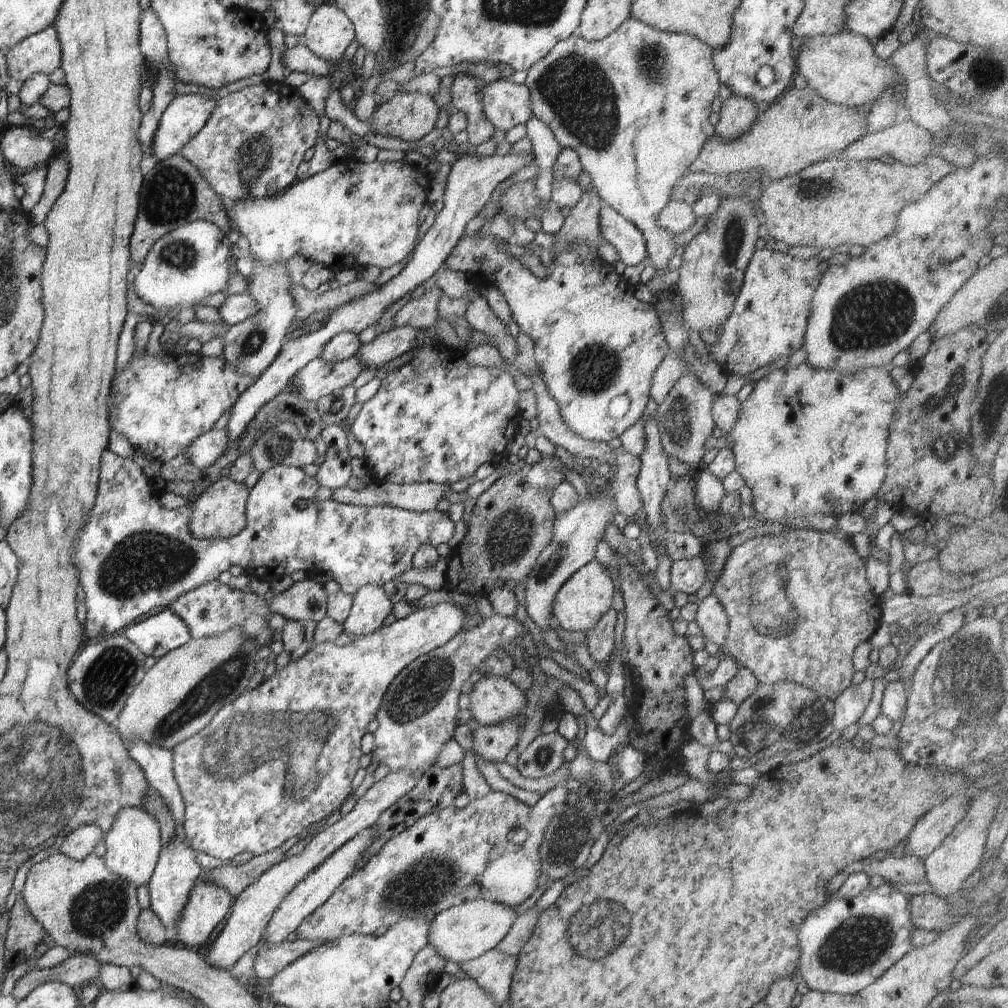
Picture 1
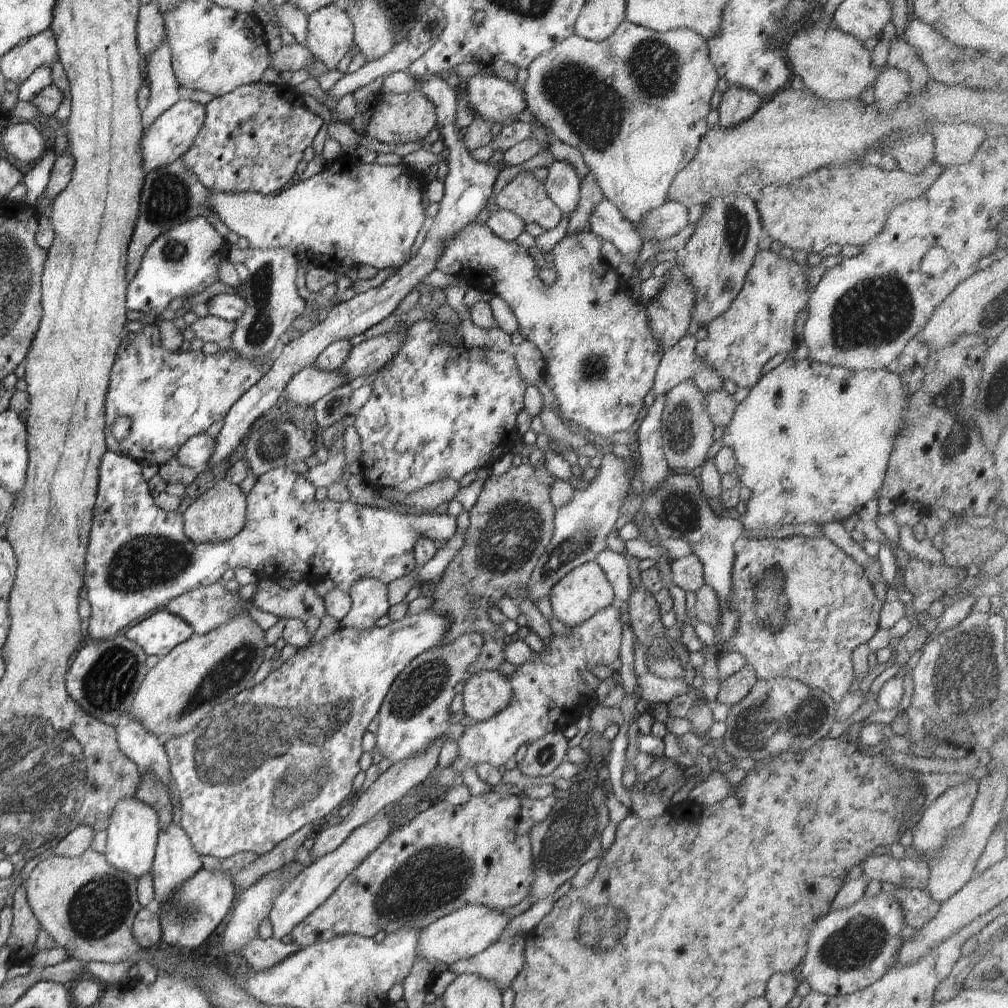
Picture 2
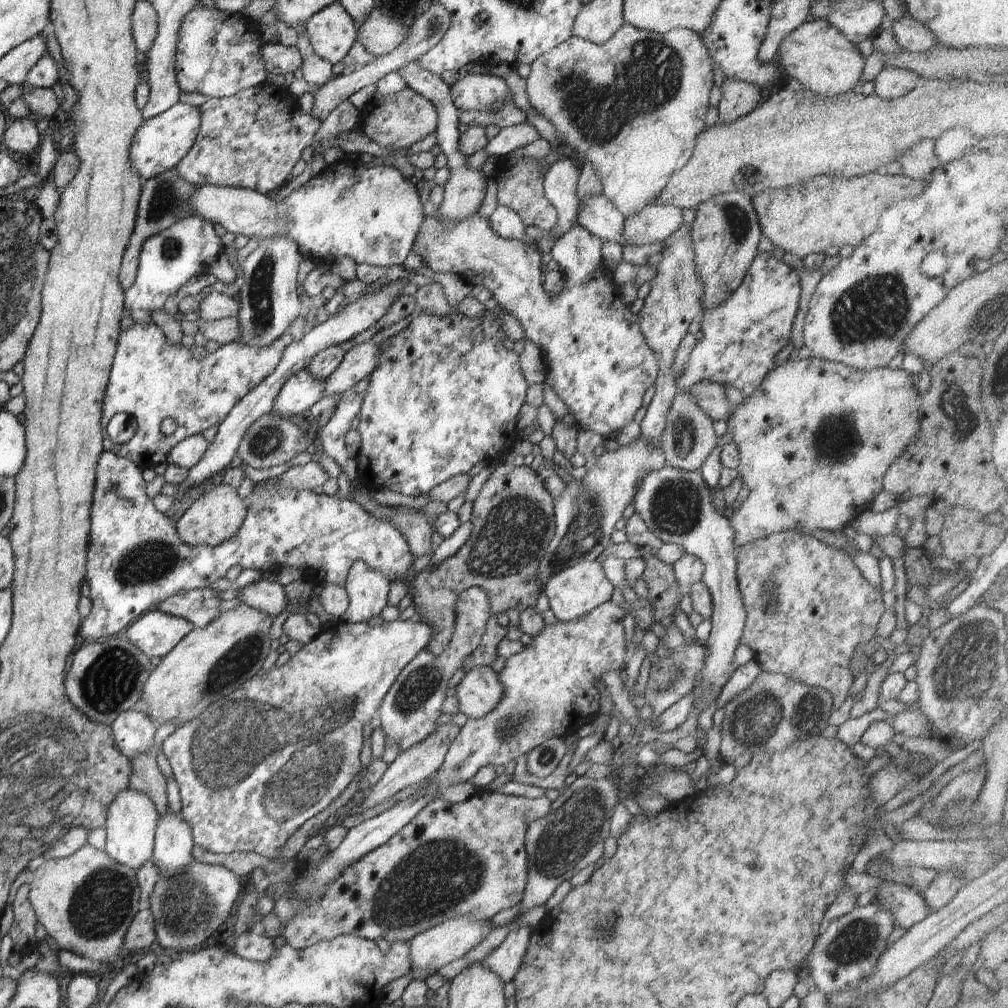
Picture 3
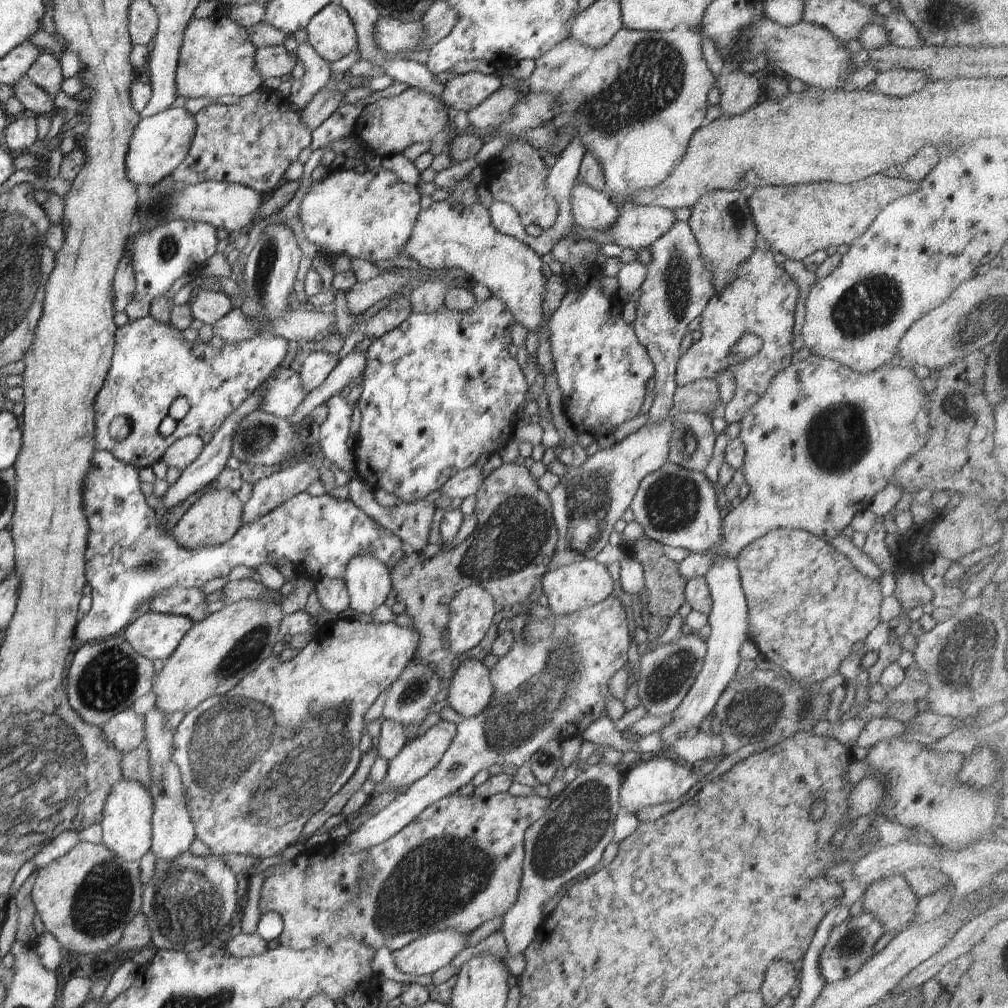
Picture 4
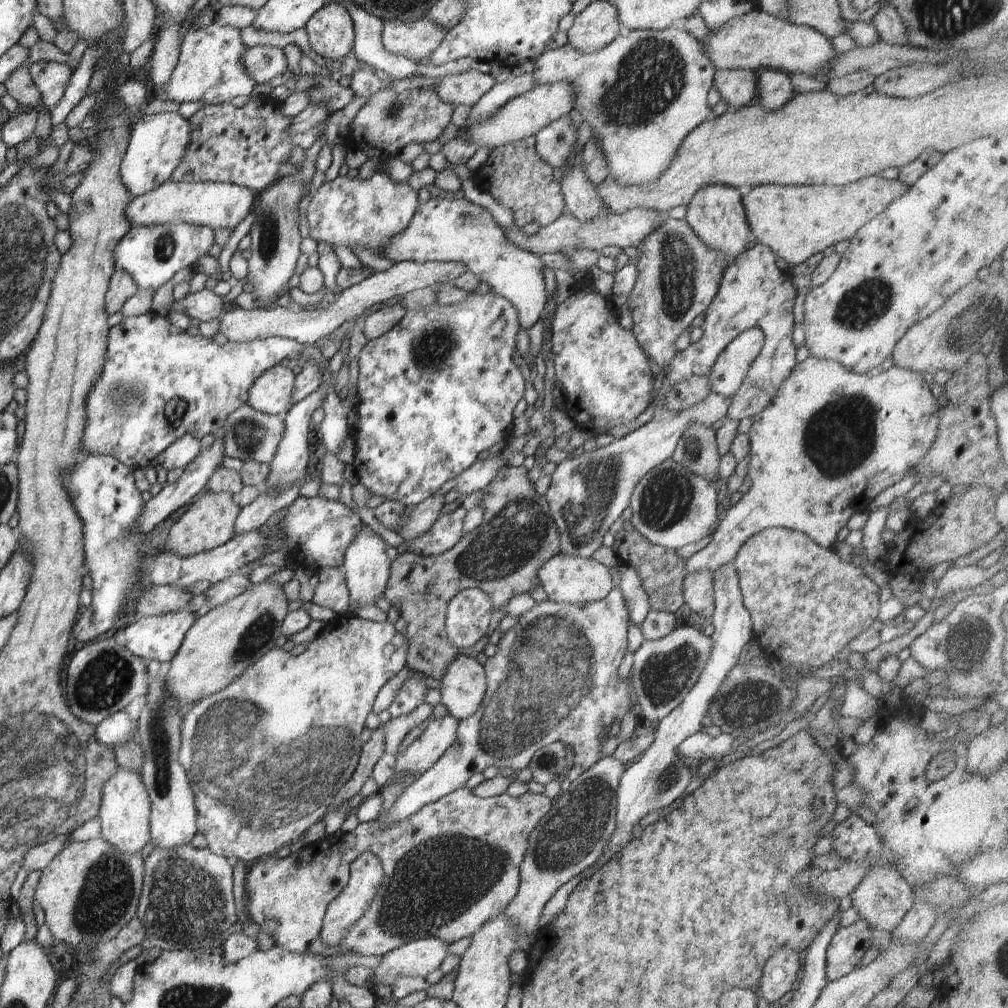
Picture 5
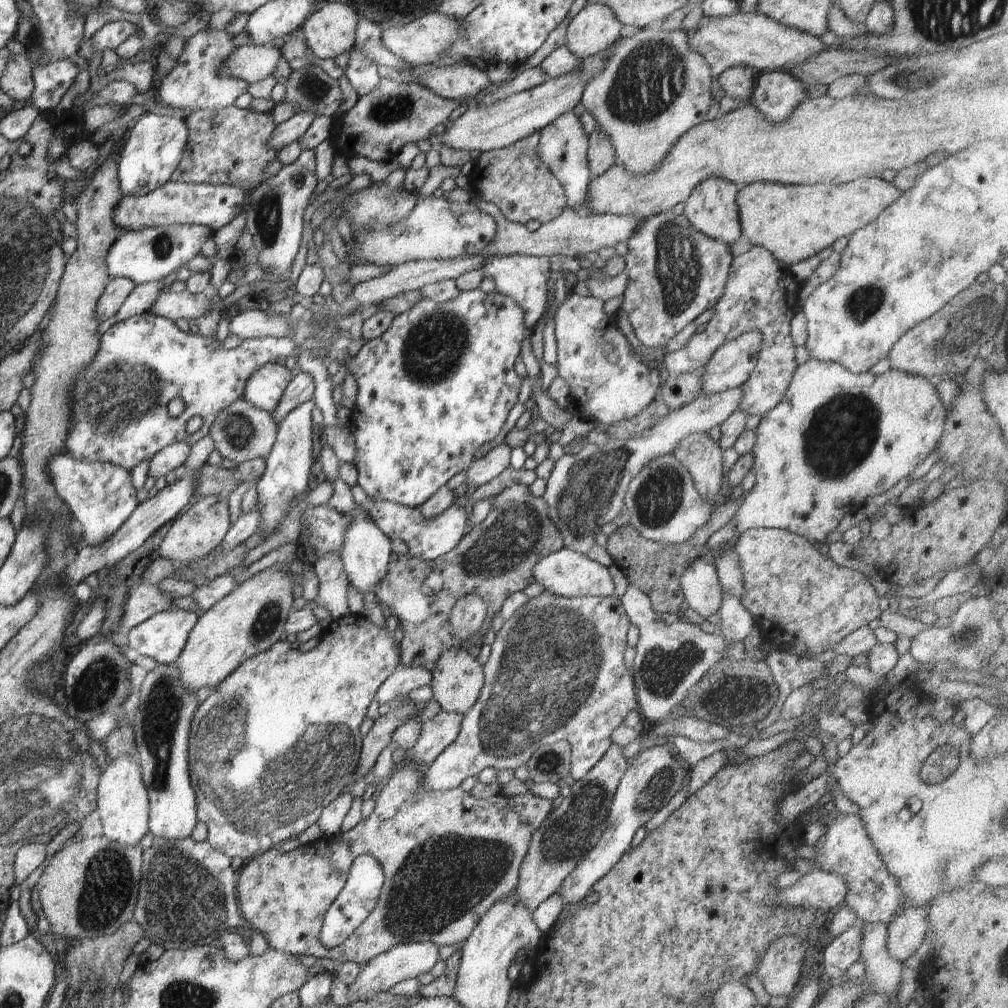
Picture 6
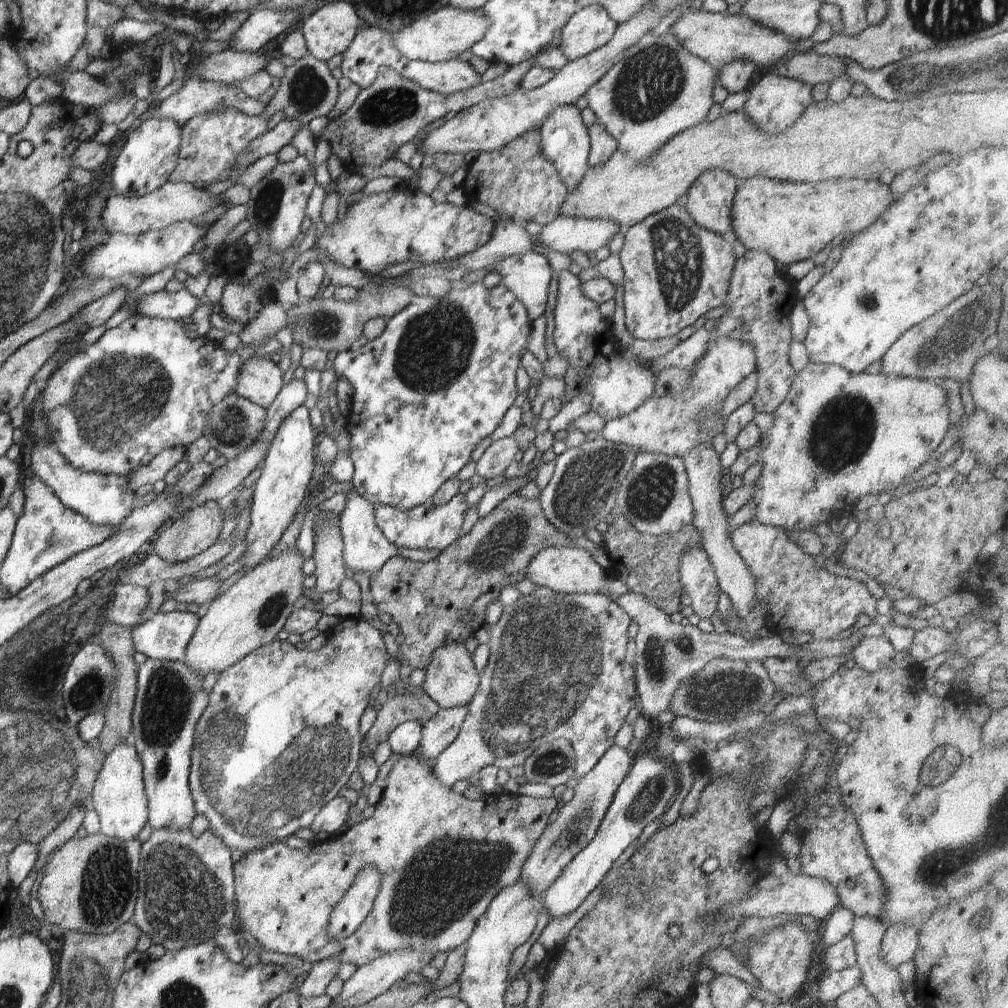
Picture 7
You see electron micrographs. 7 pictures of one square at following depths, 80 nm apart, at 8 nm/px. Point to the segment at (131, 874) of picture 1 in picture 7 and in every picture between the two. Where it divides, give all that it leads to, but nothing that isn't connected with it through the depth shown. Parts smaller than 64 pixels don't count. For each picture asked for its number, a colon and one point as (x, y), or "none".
2: (133, 830)
3: (132, 818)
4: (127, 818)
5: (125, 809)
6: (122, 802)
7: (118, 796)

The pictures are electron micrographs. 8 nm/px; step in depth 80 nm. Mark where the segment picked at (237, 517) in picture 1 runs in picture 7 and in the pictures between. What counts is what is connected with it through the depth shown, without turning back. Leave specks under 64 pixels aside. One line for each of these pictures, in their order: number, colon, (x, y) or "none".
2: (218, 514)
3: (215, 517)
4: (214, 518)
5: (209, 522)
6: (196, 532)
7: (194, 531)

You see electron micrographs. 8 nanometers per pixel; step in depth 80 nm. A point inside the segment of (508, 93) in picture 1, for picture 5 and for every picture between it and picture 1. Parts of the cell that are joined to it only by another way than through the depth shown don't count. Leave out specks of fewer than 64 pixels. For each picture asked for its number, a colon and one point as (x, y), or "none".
2: (496, 100)
3: (476, 92)
4: (463, 92)
5: (467, 88)

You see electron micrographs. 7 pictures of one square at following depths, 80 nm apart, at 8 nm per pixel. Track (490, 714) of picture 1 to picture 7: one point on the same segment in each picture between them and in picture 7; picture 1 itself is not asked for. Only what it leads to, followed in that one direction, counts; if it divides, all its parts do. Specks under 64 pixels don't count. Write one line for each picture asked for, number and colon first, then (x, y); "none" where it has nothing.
2: (487, 693)
3: (480, 690)
4: (470, 691)
5: (464, 683)
6: (457, 680)
7: (451, 679)

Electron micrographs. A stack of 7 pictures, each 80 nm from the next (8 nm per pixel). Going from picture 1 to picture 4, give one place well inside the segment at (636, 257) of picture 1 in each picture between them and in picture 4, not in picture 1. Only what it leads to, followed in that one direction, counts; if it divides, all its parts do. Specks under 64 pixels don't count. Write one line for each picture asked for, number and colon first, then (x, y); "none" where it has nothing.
2: (606, 221)
3: (596, 214)
4: (593, 210)

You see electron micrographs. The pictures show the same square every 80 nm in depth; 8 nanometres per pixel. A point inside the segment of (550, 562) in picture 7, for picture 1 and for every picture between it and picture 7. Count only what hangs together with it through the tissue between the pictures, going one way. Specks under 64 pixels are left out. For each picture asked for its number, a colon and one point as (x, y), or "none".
1: (588, 594)
2: (576, 598)
3: (574, 592)
4: (570, 588)
5: (566, 579)
6: (565, 573)

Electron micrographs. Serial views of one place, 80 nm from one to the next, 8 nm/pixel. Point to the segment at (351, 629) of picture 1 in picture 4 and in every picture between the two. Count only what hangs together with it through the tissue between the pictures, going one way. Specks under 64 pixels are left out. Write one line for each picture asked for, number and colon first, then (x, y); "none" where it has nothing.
2: (370, 604)
3: (367, 590)
4: (368, 582)

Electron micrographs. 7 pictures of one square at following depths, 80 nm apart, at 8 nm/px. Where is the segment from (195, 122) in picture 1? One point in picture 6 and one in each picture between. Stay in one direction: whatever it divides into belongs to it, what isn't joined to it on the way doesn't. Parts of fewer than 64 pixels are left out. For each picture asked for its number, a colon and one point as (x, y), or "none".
2: (170, 136)
3: (160, 144)
4: (159, 143)
5: (157, 144)
6: (154, 149)

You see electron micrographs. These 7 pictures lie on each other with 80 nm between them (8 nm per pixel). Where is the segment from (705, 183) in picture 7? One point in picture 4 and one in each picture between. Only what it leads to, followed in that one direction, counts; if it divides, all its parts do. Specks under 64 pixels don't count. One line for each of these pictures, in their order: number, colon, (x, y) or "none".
4: (721, 221)
5: (716, 214)
6: (711, 208)

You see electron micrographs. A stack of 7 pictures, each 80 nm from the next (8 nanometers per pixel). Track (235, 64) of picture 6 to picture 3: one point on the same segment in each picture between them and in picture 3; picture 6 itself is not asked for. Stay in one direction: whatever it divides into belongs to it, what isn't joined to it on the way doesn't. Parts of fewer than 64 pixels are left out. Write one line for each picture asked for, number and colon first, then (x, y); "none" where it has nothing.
3: (279, 59)
4: (273, 62)
5: (264, 63)

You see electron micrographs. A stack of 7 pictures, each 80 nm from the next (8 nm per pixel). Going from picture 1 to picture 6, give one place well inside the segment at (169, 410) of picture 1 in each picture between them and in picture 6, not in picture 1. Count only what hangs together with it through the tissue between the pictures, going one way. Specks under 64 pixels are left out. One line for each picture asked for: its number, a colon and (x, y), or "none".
2: (170, 397)
3: (150, 380)
4: (152, 365)
5: (150, 361)
6: (119, 403)

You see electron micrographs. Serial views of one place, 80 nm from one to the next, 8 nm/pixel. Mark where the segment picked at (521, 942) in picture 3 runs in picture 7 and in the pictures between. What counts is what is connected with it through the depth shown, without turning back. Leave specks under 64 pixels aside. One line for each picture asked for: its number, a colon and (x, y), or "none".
4: (569, 840)
5: (571, 838)
6: (574, 826)
7: (573, 826)

